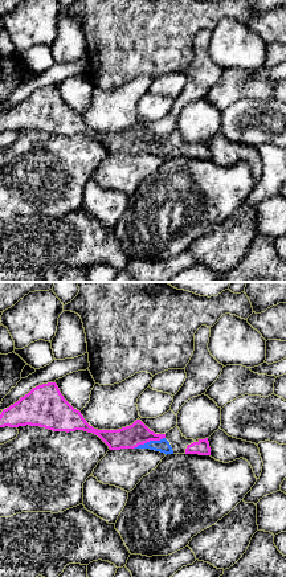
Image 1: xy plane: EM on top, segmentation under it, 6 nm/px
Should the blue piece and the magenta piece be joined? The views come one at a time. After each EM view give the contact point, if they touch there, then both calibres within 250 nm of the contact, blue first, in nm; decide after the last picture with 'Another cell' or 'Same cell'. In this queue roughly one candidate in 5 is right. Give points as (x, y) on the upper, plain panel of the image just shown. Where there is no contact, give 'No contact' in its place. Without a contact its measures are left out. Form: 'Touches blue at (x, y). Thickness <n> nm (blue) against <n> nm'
Touches blue at (150, 144). Thickness 80 nm (blue) against 140 nm

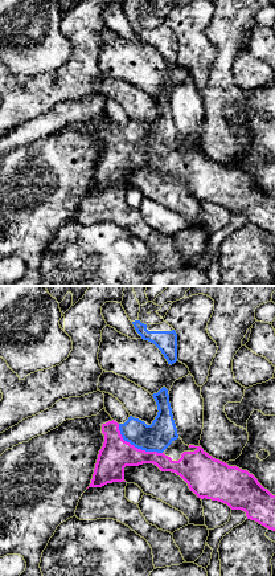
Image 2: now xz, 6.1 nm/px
Touches blue at (135, 150). Thickness 180 nm (blue) against 190 nm

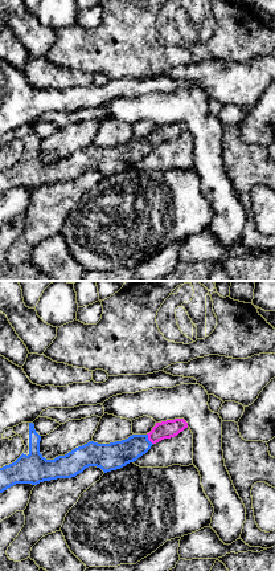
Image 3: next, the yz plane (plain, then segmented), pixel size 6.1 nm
Touches blue at (147, 142). Thickness 170 nm (blue) against 110 nm

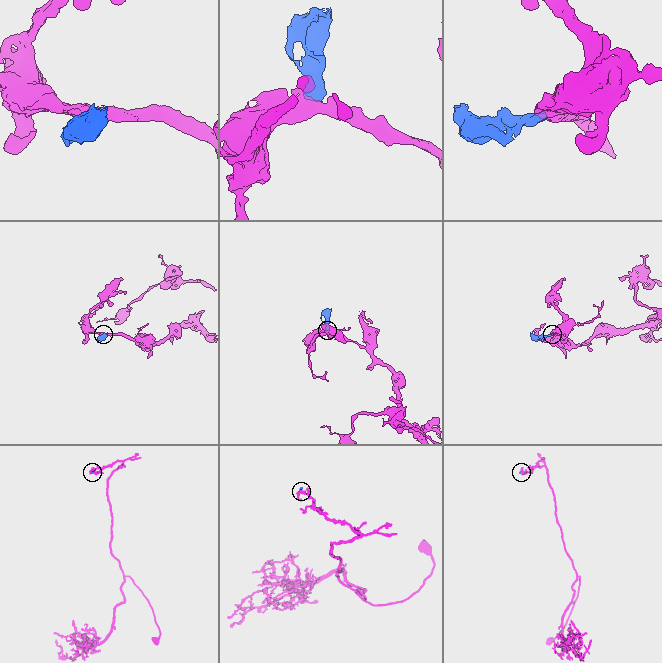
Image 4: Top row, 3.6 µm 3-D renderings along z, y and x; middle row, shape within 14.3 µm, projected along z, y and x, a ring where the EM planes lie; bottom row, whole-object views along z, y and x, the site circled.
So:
Same cell

